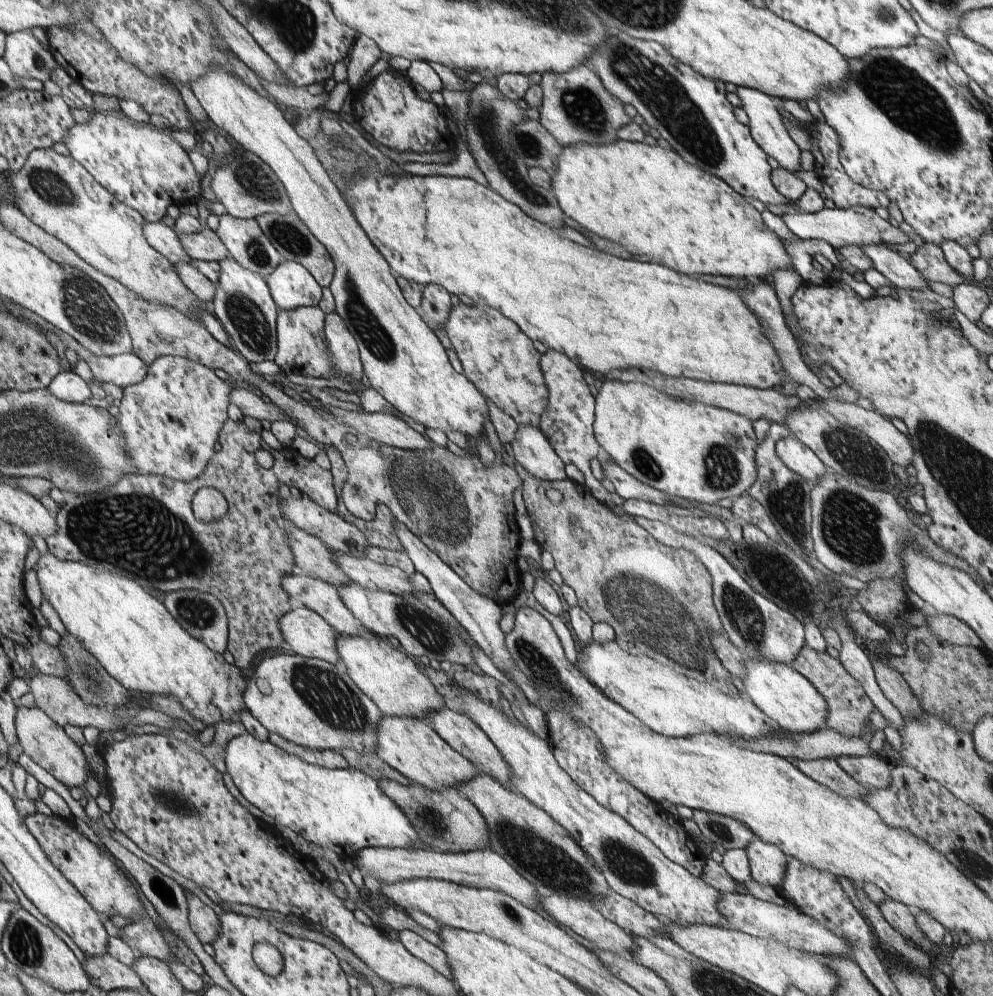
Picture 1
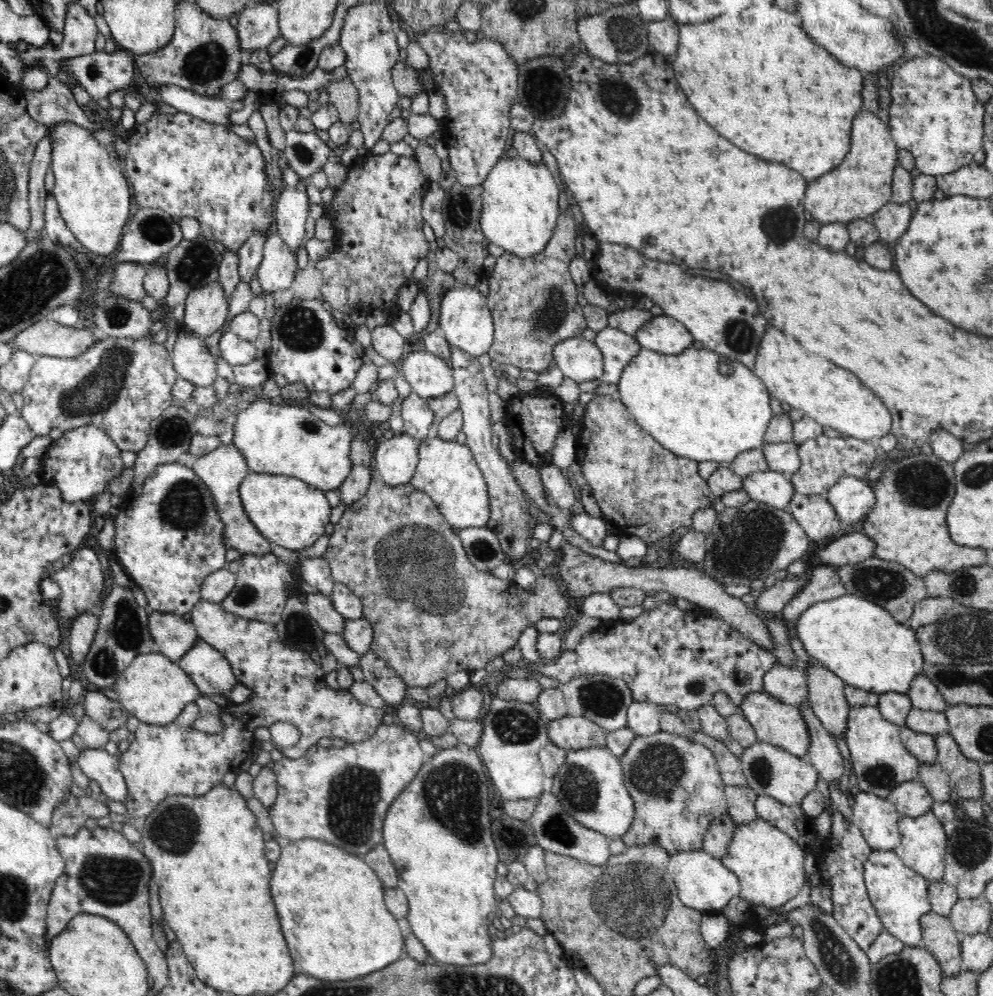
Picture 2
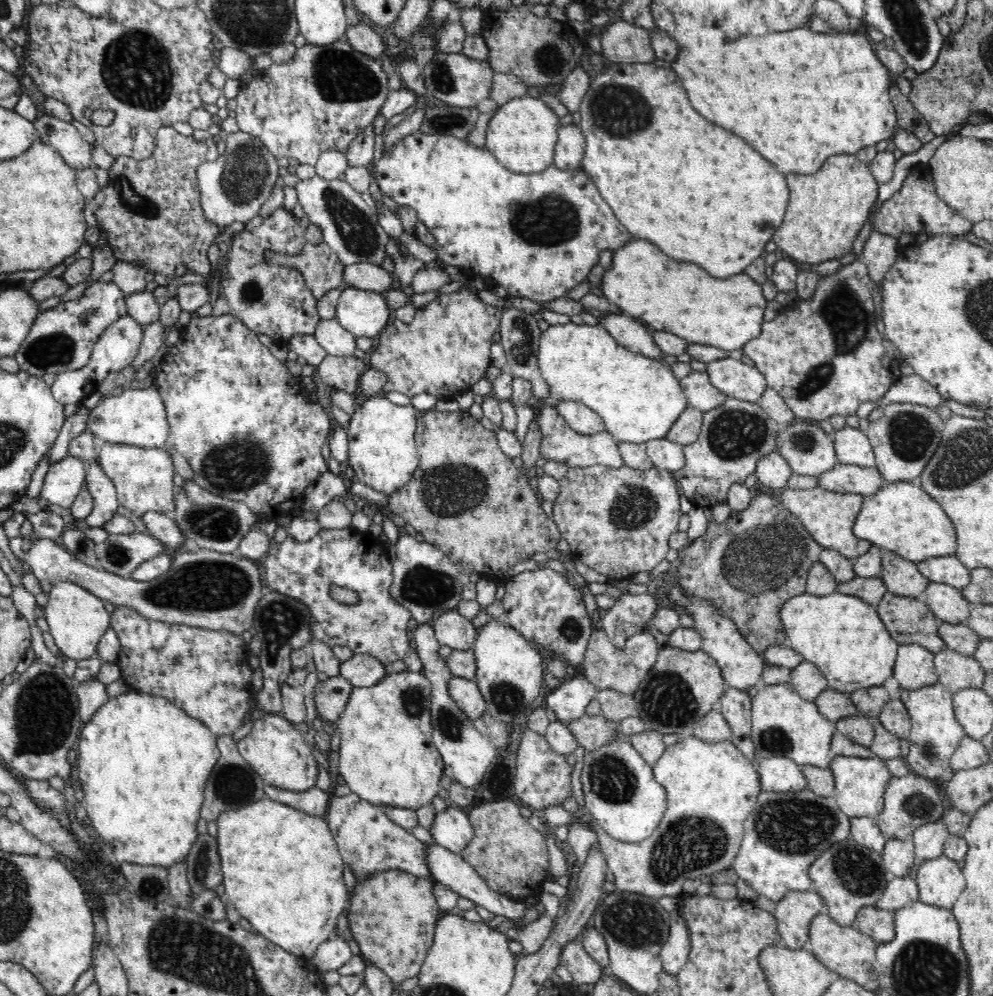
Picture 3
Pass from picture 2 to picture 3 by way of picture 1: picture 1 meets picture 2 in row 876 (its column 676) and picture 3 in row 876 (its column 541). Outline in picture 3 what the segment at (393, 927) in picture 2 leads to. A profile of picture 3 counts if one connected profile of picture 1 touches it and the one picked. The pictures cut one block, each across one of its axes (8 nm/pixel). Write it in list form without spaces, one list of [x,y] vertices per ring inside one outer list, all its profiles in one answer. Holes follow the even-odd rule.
[[[264,798],[218,816],[218,854],[224,874],[222,886],[226,888],[228,900],[234,902],[236,910],[262,938],[268,938],[292,956],[312,960],[320,944],[338,934],[338,918],[346,914],[350,898],[344,884],[346,862],[326,820]]]

